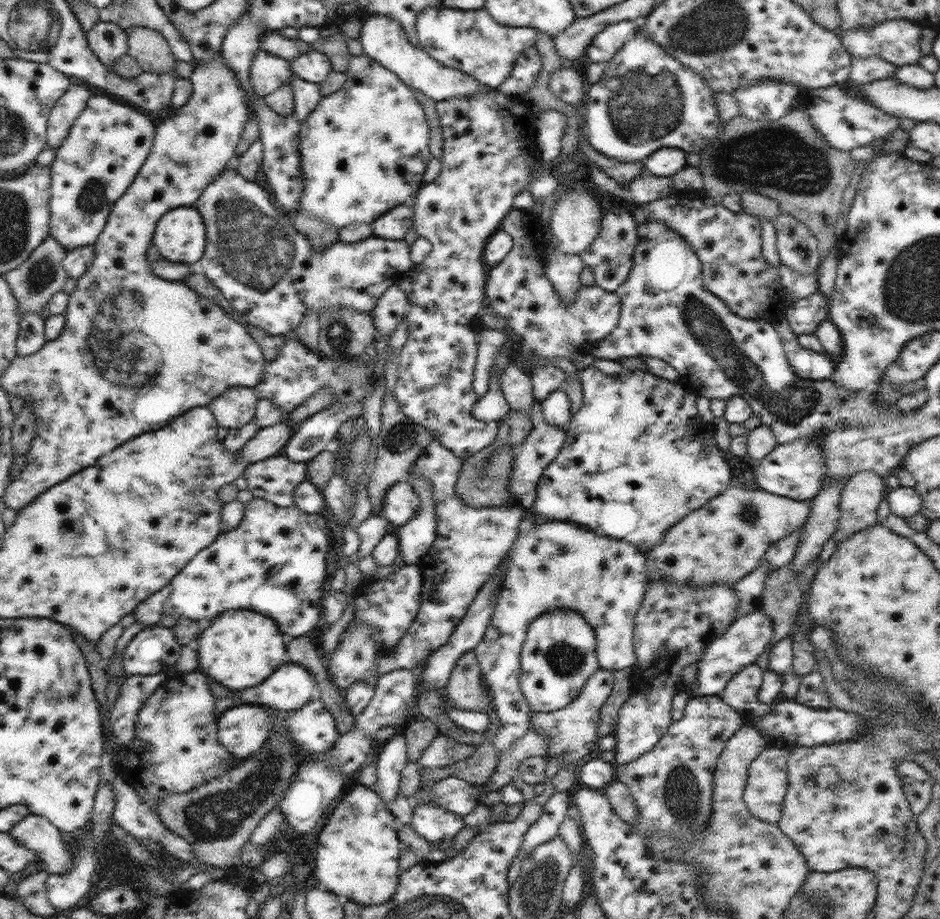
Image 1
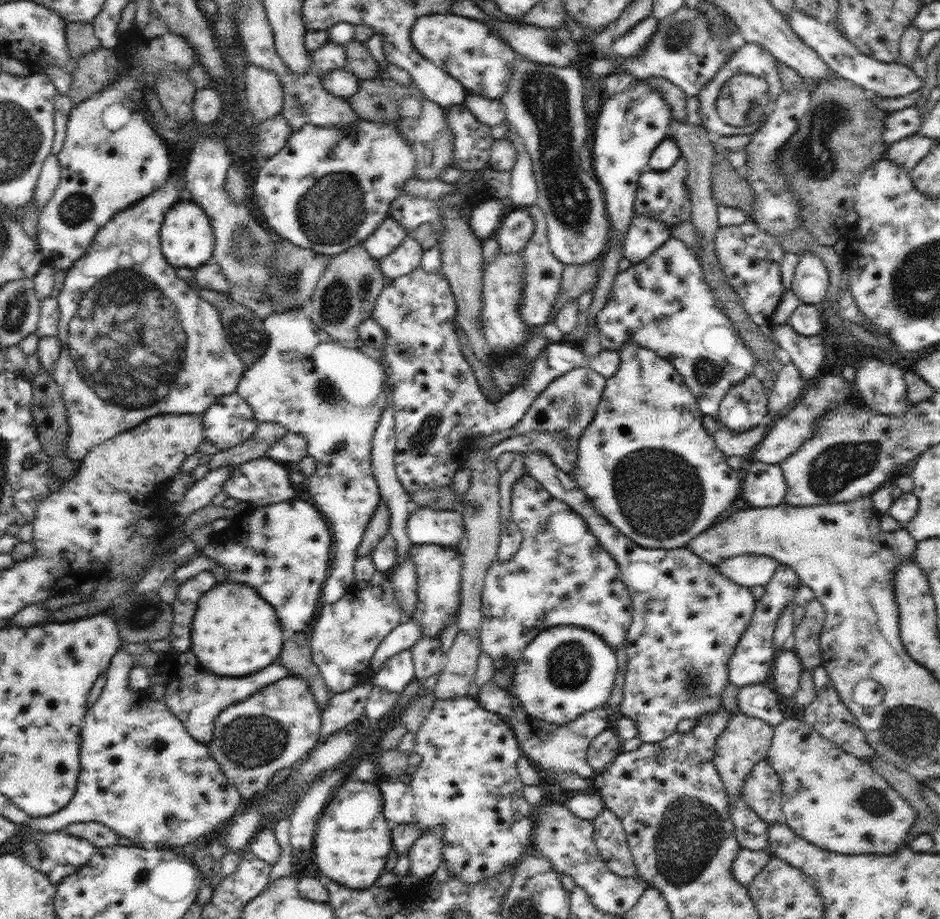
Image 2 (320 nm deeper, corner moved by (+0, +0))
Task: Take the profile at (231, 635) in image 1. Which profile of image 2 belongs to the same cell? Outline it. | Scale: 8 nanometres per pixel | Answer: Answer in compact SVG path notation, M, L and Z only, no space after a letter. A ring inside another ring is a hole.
M221 581L198 601L191 626L191 649L204 668L220 676L246 676L272 660L282 650L282 628L275 608L250 585Z

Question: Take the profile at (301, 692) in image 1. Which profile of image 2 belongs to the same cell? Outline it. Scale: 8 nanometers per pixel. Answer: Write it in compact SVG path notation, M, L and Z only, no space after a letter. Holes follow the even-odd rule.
M191 648L186 652L171 650L162 653L158 664L149 669L148 674L151 685L162 684L162 687L166 689L162 700L165 705L182 722L190 736L202 743L208 743L212 738L214 721L227 706L242 702L251 694L258 693L258 690L264 690L266 686L291 675L284 665L274 664L274 666L262 668L260 672L244 676L244 678L224 678L218 674L214 676L212 672L202 668Z

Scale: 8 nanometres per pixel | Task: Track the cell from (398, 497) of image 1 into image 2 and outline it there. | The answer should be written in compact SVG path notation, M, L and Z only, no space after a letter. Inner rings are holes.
M414 507L407 522L408 538L413 544L441 545L456 549L465 533L459 509L434 510Z

